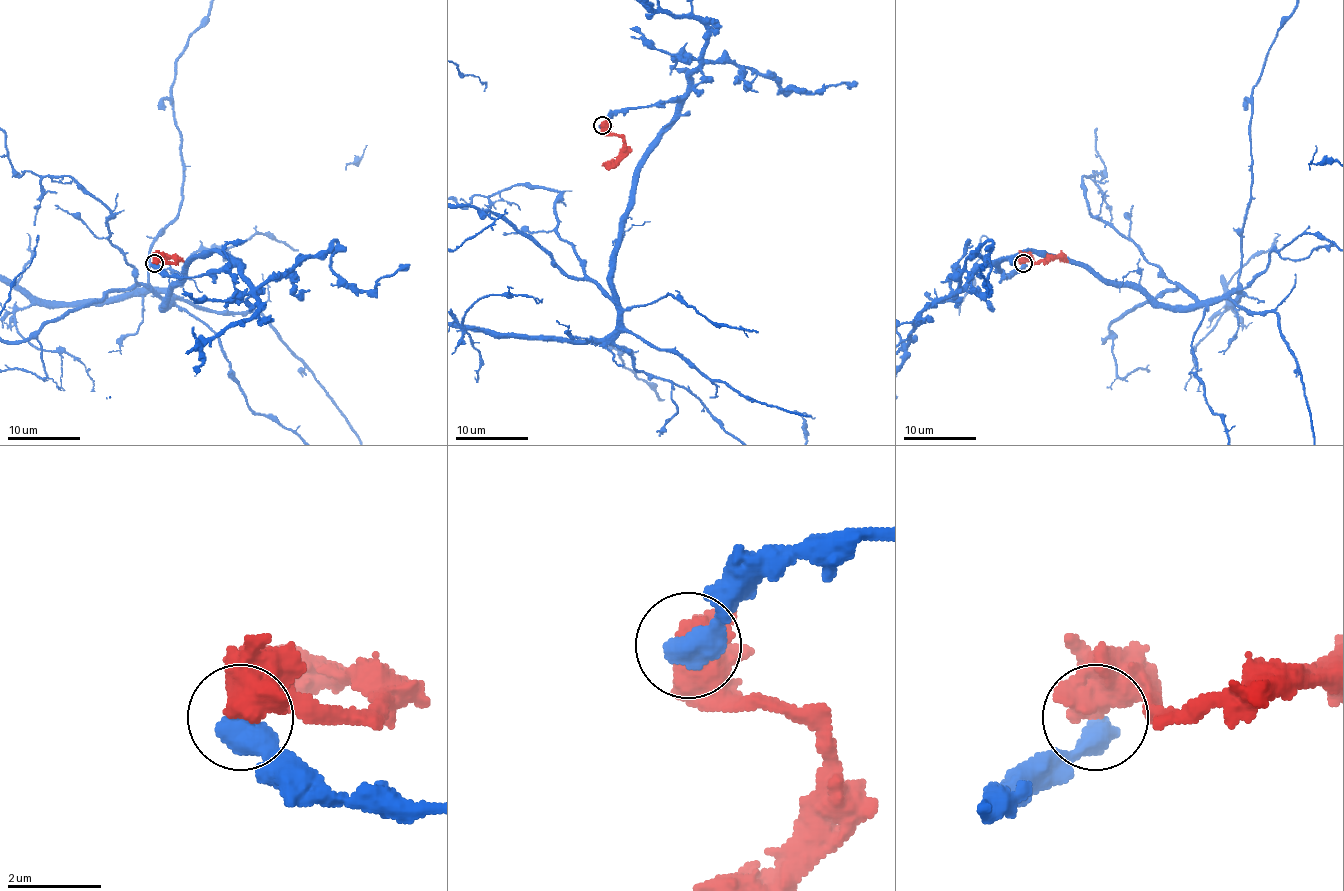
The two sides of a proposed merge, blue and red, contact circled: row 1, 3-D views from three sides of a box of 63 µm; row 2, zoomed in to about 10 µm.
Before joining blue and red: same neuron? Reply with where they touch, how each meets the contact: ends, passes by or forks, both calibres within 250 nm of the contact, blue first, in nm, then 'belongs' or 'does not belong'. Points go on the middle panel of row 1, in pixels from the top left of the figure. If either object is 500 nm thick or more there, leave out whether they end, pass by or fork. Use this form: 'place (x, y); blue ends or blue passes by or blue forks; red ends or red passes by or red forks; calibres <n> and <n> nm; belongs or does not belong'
place (602, 125); calibres 650 and 550 nm; does not belong

